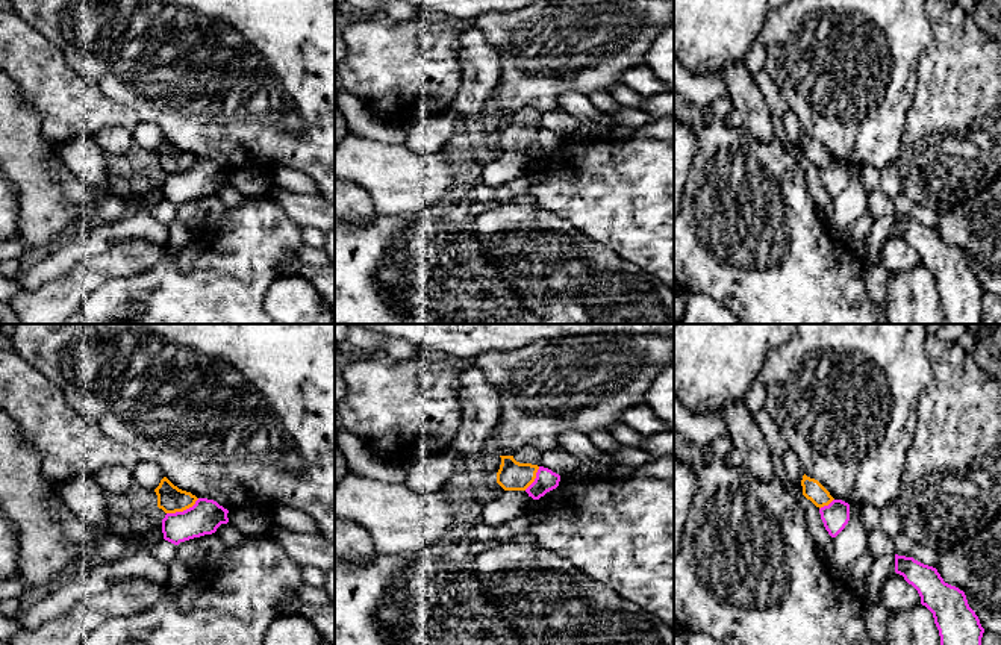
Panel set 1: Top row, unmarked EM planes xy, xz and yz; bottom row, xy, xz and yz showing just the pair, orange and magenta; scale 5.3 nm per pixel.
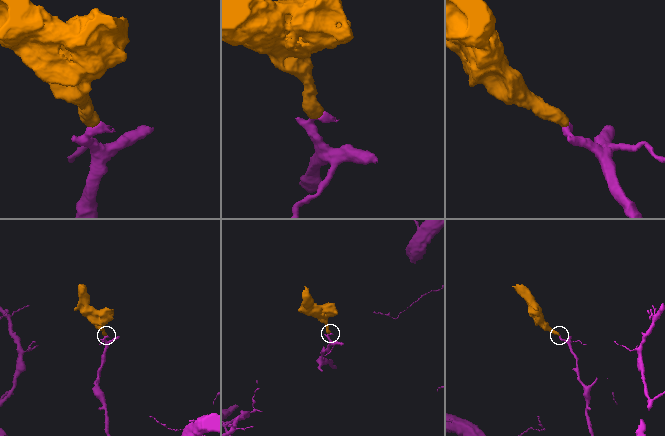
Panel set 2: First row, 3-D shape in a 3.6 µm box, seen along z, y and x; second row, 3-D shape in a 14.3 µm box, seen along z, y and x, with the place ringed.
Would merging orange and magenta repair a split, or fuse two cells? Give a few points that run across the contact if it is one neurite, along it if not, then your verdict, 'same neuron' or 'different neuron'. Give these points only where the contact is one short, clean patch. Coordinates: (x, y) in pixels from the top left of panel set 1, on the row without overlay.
xy (199, 159), (182, 171), (167, 174) | different neuron

